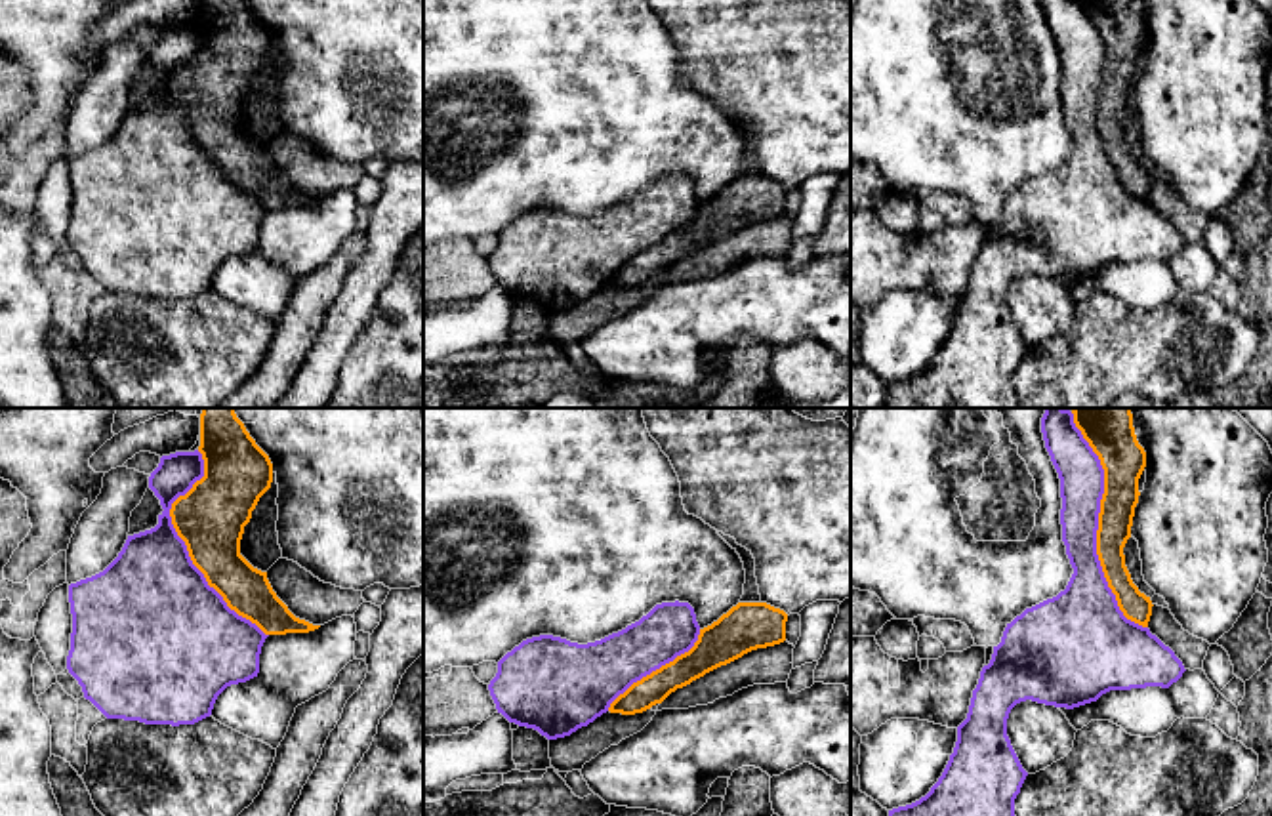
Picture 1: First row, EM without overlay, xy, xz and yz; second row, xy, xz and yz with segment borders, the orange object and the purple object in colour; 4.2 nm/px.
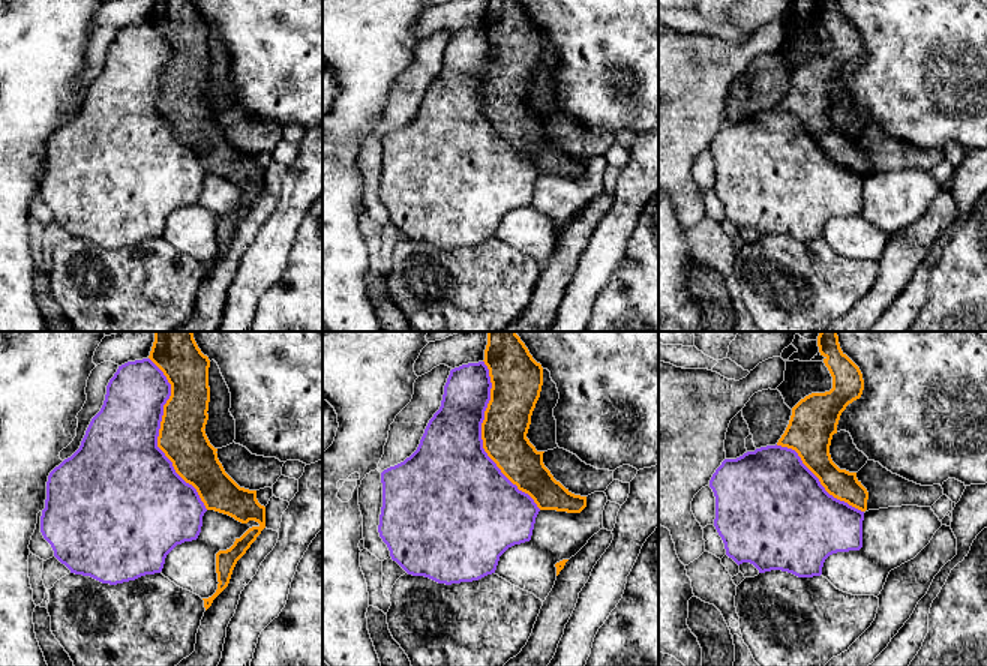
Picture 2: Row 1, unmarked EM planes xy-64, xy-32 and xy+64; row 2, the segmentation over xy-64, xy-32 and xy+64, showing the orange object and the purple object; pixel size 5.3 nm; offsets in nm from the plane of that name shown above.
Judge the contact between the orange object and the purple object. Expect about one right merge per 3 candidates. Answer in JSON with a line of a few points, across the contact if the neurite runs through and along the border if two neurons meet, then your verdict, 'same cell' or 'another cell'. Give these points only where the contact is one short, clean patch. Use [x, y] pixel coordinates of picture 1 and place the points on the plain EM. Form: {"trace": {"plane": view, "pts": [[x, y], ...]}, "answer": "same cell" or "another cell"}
{"answer": "another cell"}

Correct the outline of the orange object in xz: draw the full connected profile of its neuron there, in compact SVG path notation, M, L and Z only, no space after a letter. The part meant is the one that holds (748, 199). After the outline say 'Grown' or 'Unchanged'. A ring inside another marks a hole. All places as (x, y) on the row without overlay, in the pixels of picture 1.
M738 175L711 198L700 202L694 219L633 255L608 280L635 288L662 276L671 265L744 227L786 214L788 187L767 175Z. Unchanged

